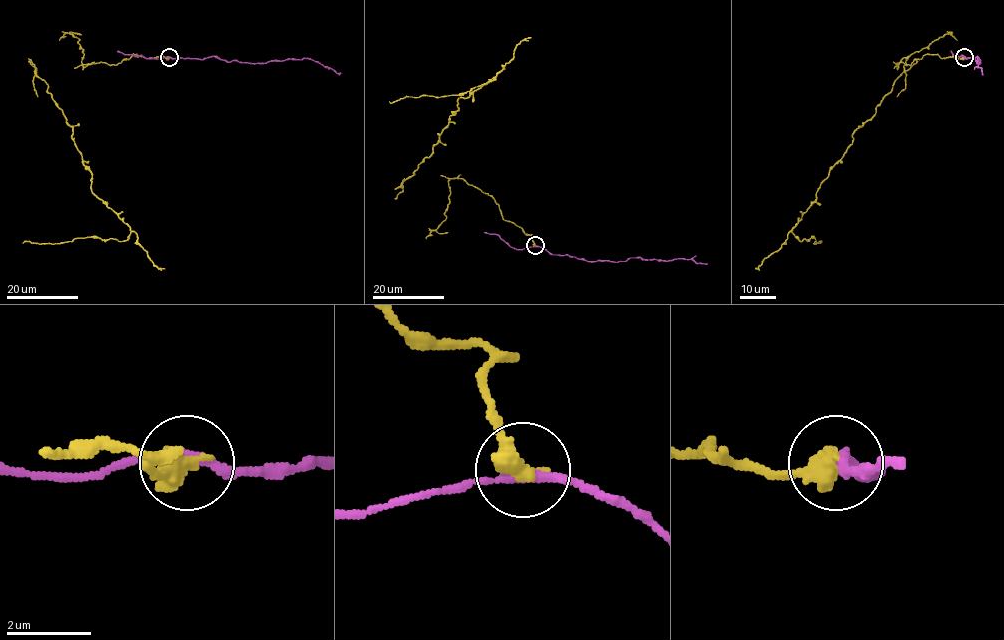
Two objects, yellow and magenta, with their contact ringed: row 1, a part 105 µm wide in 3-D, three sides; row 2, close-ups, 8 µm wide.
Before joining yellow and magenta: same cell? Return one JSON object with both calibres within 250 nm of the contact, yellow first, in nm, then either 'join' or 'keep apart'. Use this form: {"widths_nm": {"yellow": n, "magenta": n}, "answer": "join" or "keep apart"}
{"widths_nm": {"yellow": 550, "magenta": 220}, "answer": "keep apart"}

